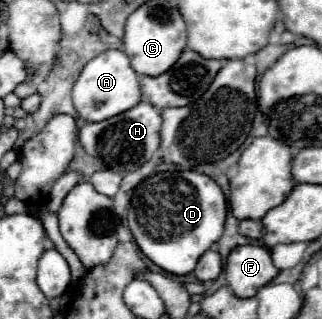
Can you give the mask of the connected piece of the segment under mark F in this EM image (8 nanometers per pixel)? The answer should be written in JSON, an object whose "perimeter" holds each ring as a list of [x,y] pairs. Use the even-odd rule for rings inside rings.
{"perimeter":[[[257,244],[235,248],[225,266],[227,284],[239,298],[251,298],[259,288],[269,284],[279,270],[271,262],[271,252]]]}

